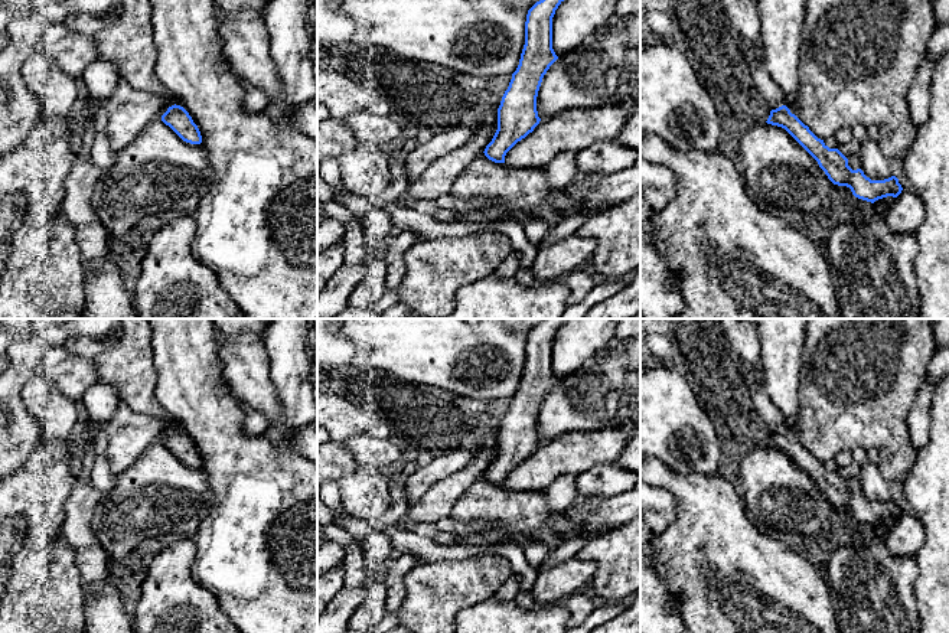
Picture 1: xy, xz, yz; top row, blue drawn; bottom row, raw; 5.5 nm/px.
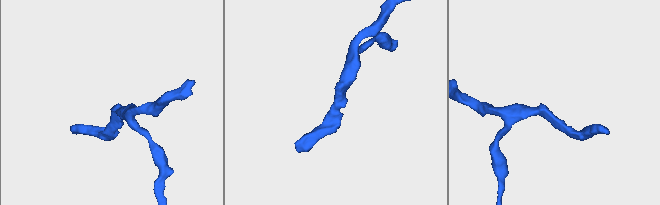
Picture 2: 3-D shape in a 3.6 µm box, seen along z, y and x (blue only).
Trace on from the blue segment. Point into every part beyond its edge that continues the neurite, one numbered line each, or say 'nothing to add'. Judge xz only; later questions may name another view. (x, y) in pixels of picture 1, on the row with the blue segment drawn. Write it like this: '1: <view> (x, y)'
nothing to add

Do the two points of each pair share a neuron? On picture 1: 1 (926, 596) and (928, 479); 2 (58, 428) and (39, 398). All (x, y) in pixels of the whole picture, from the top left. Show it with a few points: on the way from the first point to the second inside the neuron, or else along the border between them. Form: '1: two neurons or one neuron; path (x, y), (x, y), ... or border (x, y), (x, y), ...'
1: one neuron; path (933, 567), (933, 508)
2: one neuron; path (55, 421), (55, 414), (46, 405)

